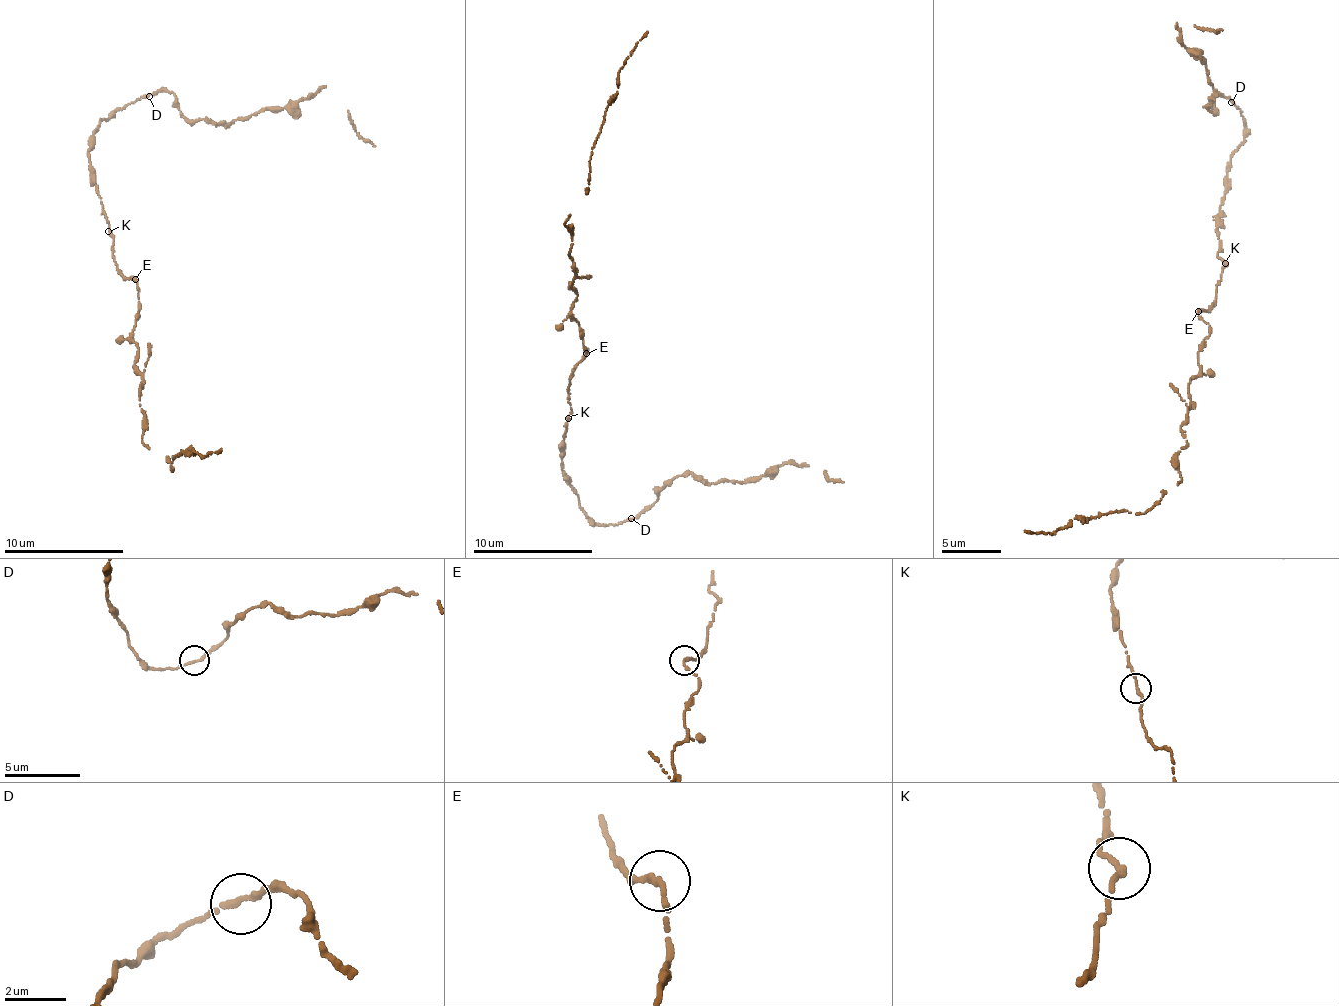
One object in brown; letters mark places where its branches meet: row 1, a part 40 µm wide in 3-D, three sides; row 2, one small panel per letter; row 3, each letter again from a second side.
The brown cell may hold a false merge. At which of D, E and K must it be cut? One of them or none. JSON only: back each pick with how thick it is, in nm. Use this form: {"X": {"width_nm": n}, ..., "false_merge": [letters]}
{"false_merge": []}

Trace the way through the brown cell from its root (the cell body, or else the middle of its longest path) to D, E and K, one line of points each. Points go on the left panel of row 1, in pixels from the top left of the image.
D: (114, 243), (107, 216), (102, 213), (87, 150), (101, 120), (149, 96)
E: (114, 243), (116, 269), (119, 274), (134, 279)
K: (114, 243), (114, 236), (108, 231)

